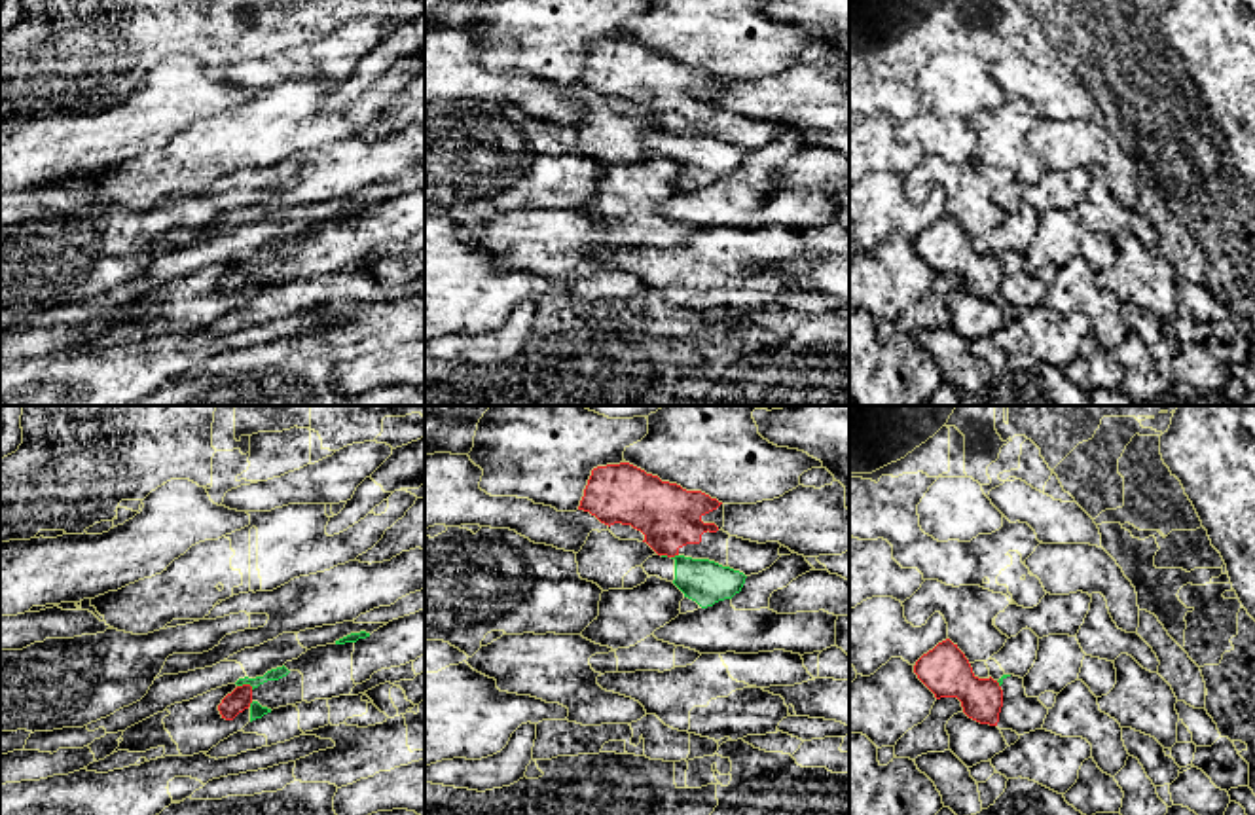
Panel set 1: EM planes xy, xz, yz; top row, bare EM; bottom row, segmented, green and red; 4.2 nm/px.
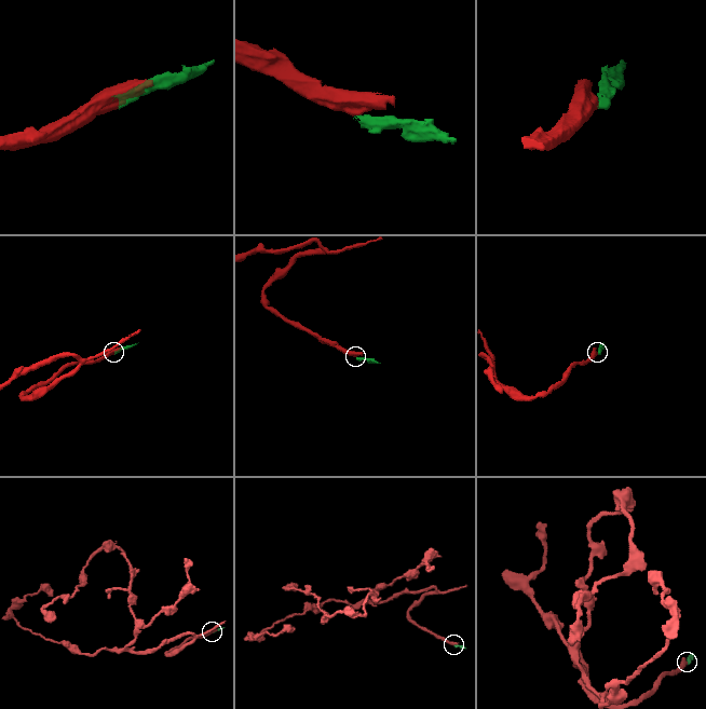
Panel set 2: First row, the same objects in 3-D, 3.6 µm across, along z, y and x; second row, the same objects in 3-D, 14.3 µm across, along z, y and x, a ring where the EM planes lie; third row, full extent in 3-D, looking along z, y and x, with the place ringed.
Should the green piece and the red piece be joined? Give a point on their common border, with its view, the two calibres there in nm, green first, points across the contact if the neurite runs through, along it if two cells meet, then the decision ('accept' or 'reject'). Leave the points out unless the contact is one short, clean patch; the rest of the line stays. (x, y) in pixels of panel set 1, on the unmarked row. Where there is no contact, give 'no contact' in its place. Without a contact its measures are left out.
xy (245, 258) | 50/90 nm | along xy (237, 262), (249, 260), (253, 264) | reject

